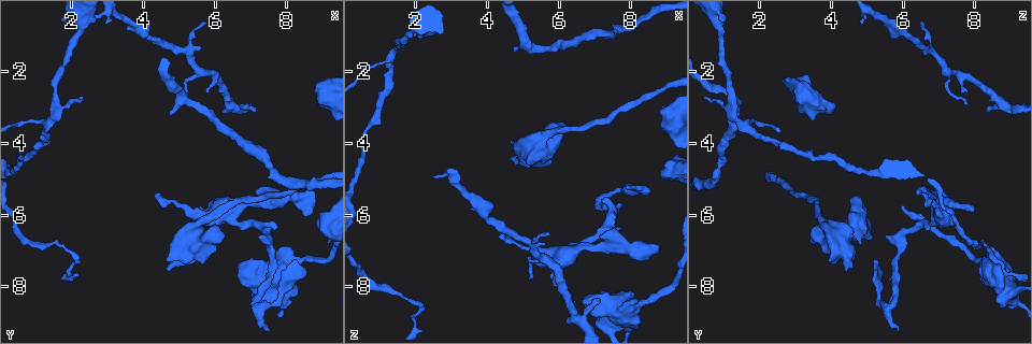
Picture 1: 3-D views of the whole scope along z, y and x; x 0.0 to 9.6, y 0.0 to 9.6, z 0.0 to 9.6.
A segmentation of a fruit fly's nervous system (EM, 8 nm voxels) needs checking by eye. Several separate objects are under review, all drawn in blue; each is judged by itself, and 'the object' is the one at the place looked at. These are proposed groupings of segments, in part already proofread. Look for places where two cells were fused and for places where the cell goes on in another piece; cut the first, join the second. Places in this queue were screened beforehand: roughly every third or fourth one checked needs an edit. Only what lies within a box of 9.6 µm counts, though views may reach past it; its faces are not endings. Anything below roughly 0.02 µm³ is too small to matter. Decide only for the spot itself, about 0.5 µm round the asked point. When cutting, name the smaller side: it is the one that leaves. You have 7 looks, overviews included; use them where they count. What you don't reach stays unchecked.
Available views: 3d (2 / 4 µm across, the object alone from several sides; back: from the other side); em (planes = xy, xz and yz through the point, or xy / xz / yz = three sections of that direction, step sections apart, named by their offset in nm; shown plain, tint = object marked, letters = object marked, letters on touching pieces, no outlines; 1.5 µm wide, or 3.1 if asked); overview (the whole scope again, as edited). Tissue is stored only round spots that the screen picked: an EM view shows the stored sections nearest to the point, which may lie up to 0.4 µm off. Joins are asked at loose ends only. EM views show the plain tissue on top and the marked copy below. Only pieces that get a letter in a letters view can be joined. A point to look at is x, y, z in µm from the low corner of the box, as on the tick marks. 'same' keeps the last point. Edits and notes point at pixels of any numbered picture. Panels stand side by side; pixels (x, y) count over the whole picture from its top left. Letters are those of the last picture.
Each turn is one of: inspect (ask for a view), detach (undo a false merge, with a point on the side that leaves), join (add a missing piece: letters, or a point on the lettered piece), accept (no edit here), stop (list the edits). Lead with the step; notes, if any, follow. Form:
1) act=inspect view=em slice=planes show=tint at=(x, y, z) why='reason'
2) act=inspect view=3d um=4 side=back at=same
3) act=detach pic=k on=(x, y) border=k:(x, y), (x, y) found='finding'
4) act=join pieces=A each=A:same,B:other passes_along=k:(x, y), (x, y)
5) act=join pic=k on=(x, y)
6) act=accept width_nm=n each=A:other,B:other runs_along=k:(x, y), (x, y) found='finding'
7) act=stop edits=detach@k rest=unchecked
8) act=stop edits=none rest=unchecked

act=inspect view=3d um=4 at=(7.20, 5.30, 6.55) why='branch stops here'

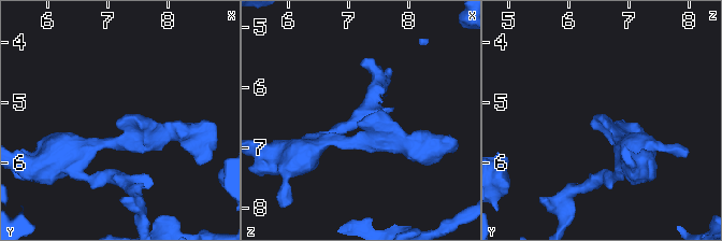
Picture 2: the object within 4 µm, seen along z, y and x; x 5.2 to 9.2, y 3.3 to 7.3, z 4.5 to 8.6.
act=inspect view=em slice=xz step=8 show=letters at=(7.10, 5.40, 6.60)

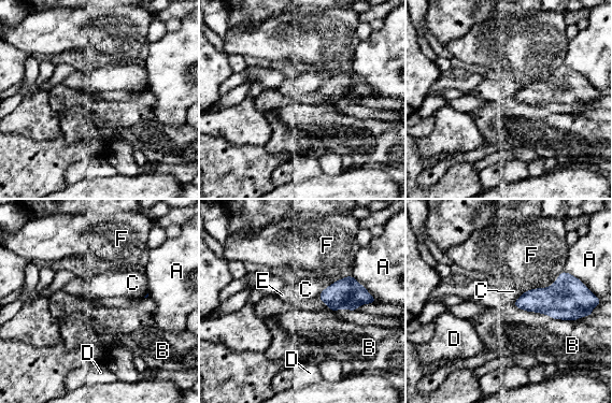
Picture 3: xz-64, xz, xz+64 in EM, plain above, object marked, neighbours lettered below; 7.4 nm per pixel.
act=accept longest_contact=B:480nm each=A:other,B:other,C:other,D:other,E:other,F:other border=3:(512, 304), (554, 318), (574, 321) found='no lettered piece goes on from it'

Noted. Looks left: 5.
act=inspect view=em slice=planes show=letters at=(5.90, 5.90, 7.95) why='branch stops here'

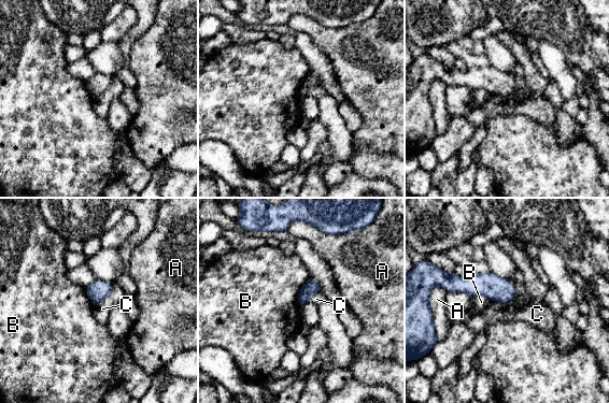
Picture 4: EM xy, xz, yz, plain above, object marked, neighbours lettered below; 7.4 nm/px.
act=accept width_nm=110 each=A:other,B:other,C:other runs_along=4:(445, 285), (512, 289) found='no lettered piece goes on from it'

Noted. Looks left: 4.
act=inspect view=em slice=xy step=8 show=tint at=(4.45, 5.45, 6.50) why='tapers out'

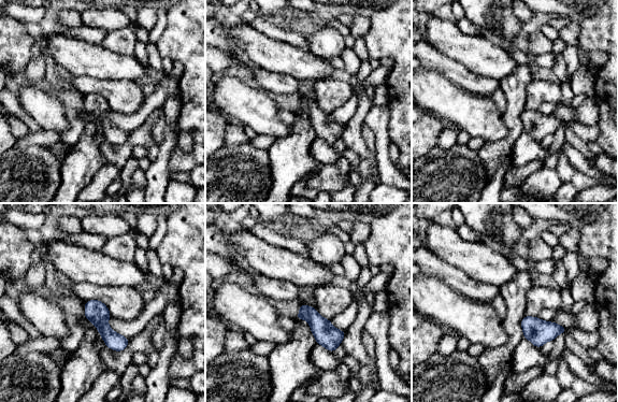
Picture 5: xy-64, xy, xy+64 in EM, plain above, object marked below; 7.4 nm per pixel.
act=inspect view=em slice=planes show=letters at=same why='cut it another way'

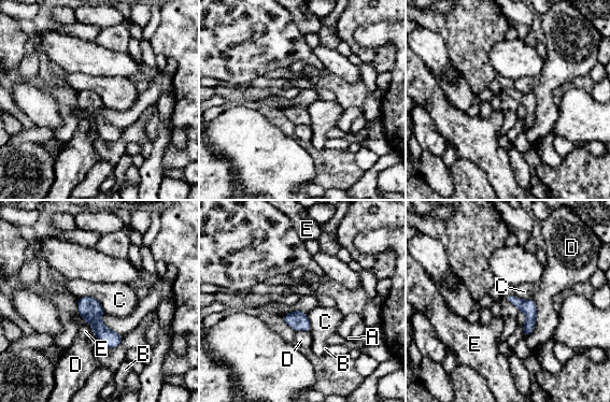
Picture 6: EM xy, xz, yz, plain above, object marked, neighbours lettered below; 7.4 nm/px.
act=accept longest_contact=D:300nm each=A:other,B:other,C:other,D:other,E:other border=6:(79, 298), (94, 297), (104, 313) found='no lettered piece goes on from it'

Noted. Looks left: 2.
act=stop edits=none rest=unchecked

